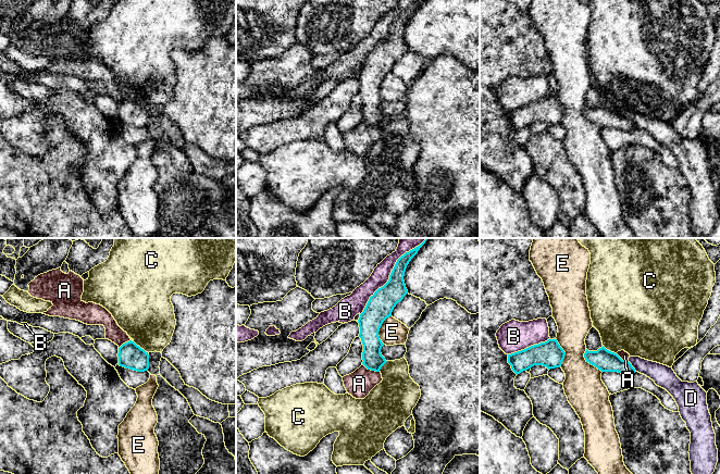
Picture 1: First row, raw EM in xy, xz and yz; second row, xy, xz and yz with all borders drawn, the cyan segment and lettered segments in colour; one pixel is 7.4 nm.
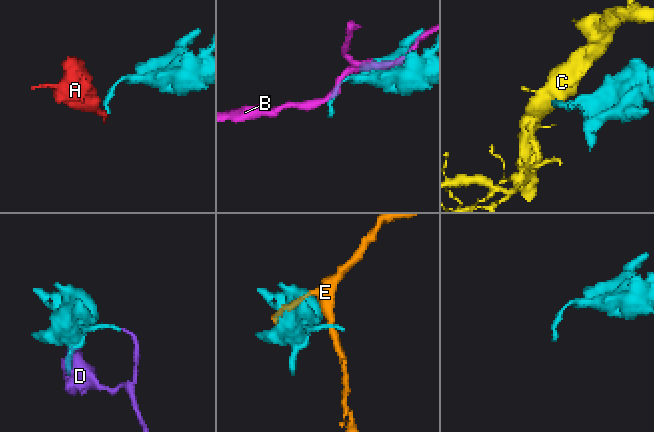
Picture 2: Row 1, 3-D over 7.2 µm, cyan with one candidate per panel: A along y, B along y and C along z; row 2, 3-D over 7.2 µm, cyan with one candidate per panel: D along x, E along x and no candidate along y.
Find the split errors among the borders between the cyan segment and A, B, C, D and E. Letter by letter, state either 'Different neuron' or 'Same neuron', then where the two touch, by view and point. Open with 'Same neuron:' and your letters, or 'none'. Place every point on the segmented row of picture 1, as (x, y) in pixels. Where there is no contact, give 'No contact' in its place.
Same neuron: none
A: Different neuron. Touches cyan at xz (371, 370)
B: Different neuron. Touches cyan at xz (390, 273)
C: Different neuron. Touches cyan at xy (139, 347)
D: Different neuron. Touches cyan at yz (631, 365)
E: Different neuron. Touches cyan at xz (379, 329)

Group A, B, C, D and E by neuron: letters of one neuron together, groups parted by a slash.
A D / B / C / E

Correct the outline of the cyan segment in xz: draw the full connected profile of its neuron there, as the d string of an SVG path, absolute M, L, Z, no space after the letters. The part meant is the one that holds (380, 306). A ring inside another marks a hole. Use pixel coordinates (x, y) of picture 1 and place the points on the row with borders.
M427 239L397 260L388 282L370 297L360 314L358 323L360 327L359 337L363 345L362 364L368 370L380 372L381 367L387 362L381 353L384 344L380 339L378 332L383 322L392 316L396 304L408 294L404 280L407 265Z

